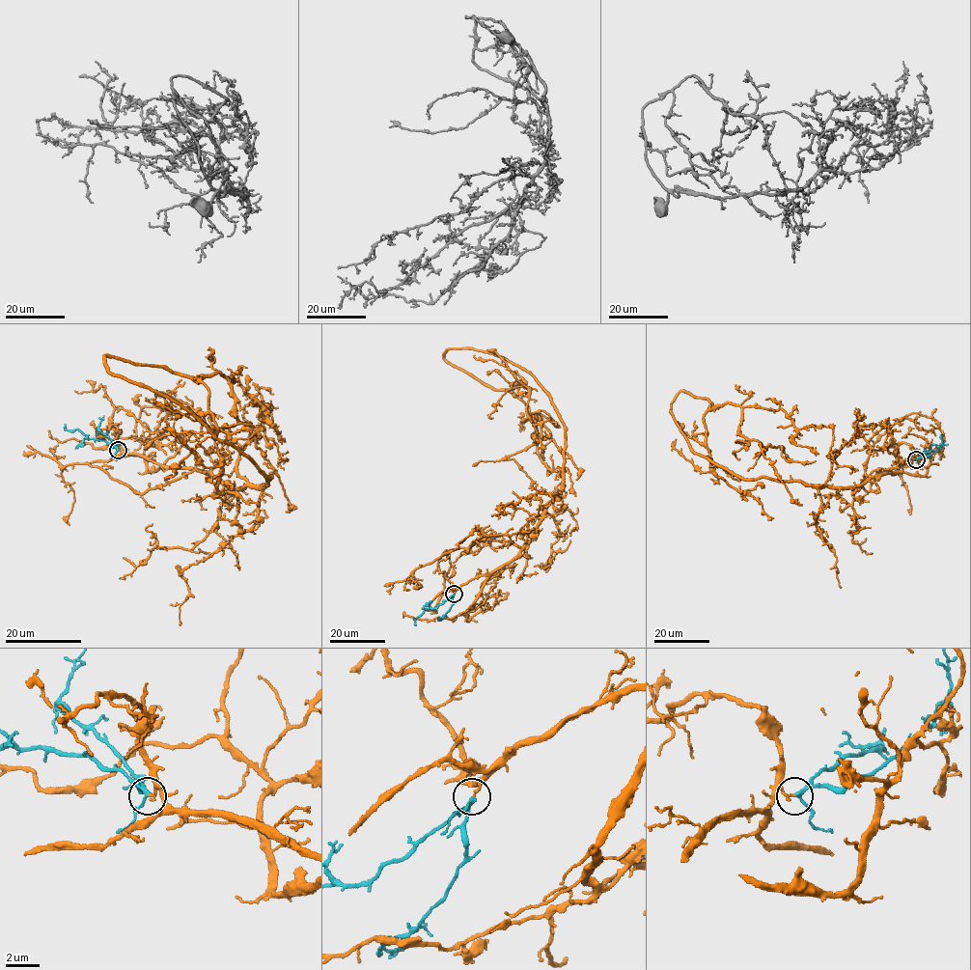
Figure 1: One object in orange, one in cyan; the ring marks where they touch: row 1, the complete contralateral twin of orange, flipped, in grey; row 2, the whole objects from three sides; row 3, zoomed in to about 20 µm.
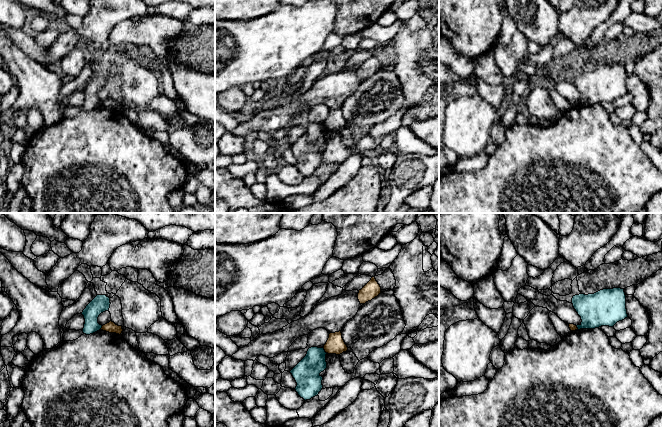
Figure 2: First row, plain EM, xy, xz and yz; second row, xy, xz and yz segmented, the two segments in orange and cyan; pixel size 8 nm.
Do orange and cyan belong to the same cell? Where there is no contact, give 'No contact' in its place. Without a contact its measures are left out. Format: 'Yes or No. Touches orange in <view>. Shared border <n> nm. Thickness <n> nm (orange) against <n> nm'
No. Touches orange in xz. Shared border 60 nm. Thickness 150 nm (orange) against 220 nm

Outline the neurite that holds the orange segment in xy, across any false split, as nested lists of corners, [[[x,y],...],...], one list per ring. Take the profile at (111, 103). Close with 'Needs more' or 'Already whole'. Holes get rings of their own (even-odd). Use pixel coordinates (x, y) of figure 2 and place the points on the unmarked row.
[[[112,97],[103,101],[101,106],[109,108],[109,109],[116,109],[119,111],[121,111],[122,107],[123,107],[122,102],[118,102]]]. Already whole

